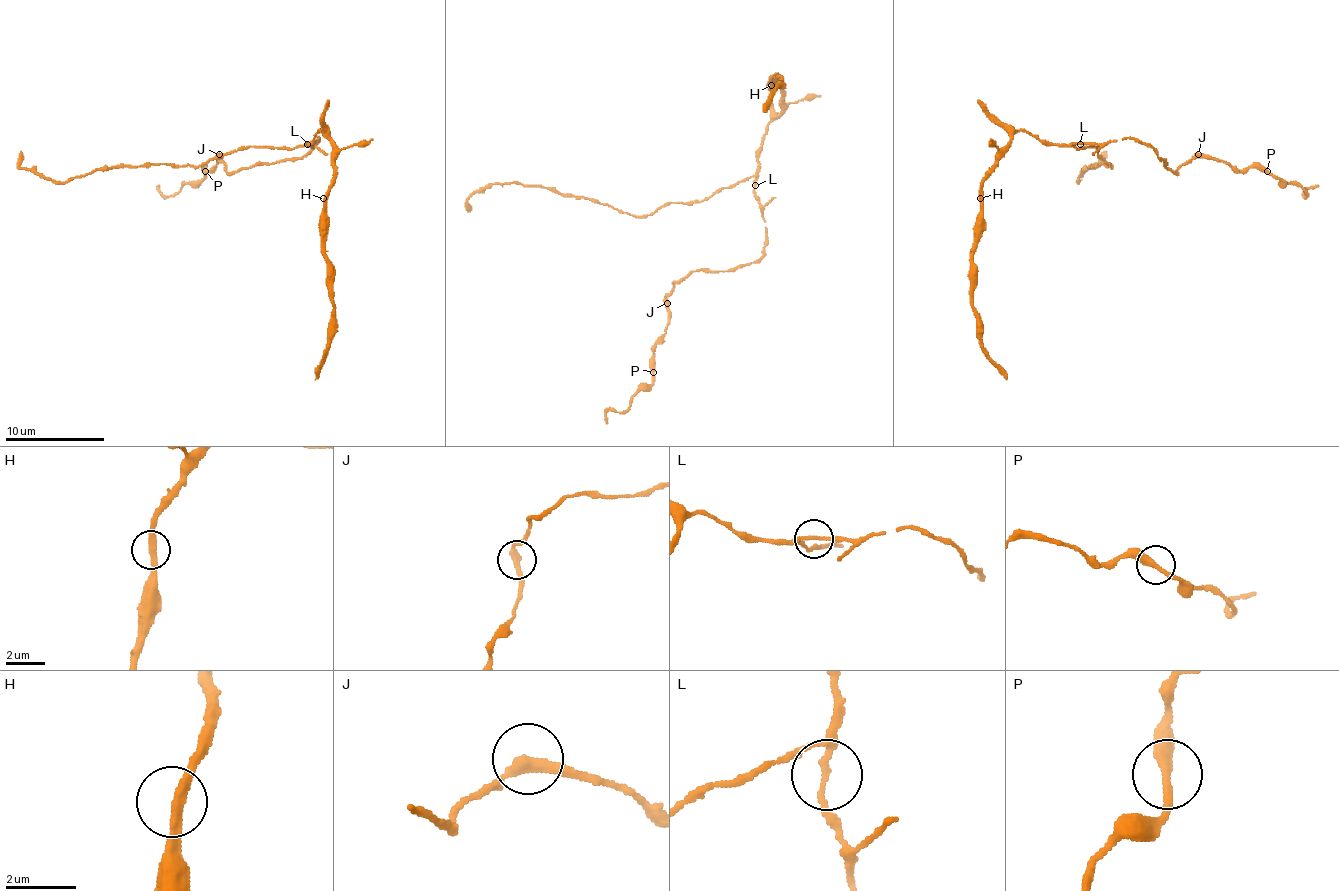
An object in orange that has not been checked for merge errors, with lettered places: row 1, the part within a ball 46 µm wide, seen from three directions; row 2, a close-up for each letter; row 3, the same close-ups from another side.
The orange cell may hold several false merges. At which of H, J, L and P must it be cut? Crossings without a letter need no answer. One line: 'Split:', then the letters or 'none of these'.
Split: none of these

